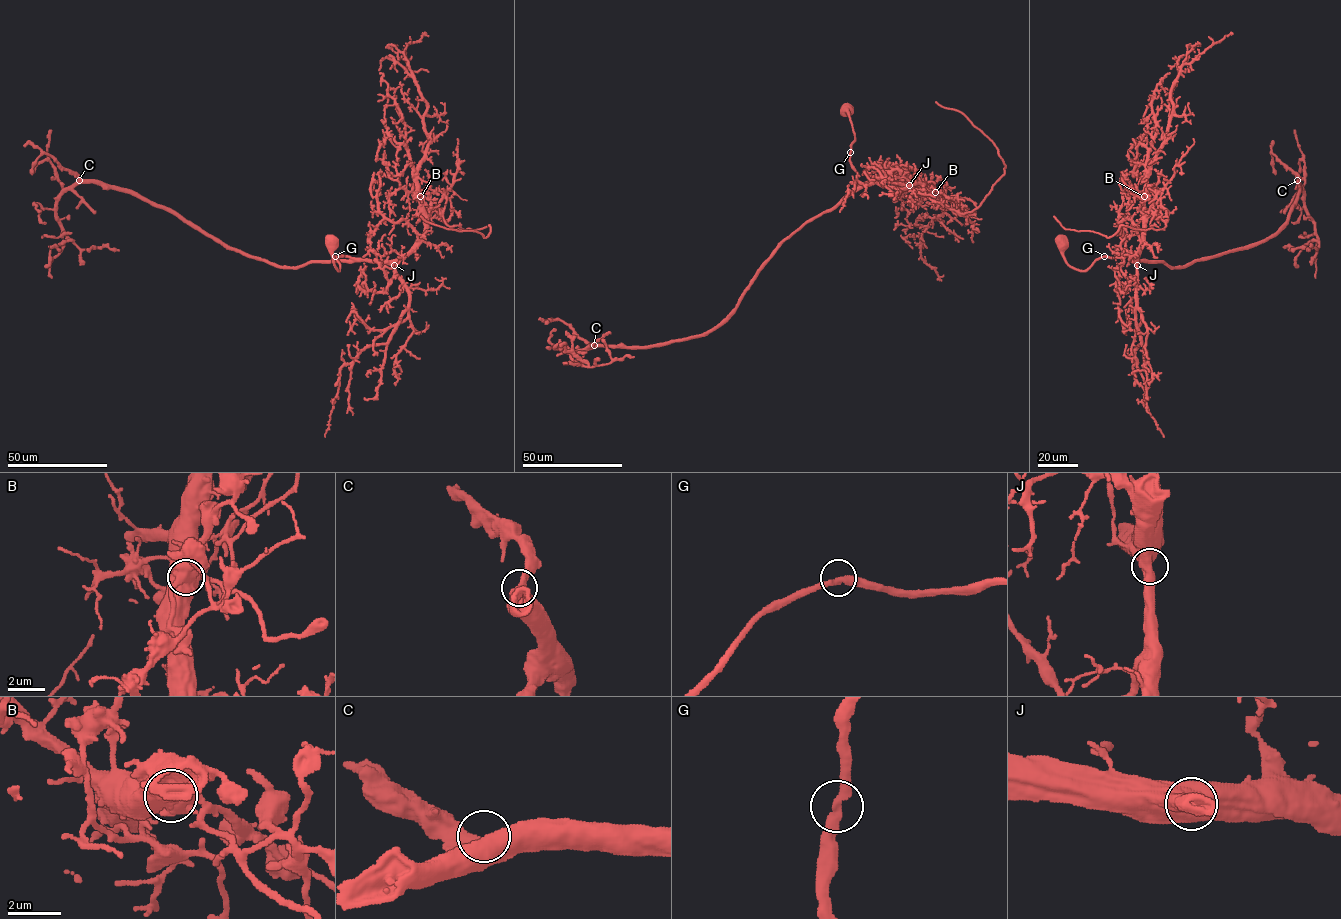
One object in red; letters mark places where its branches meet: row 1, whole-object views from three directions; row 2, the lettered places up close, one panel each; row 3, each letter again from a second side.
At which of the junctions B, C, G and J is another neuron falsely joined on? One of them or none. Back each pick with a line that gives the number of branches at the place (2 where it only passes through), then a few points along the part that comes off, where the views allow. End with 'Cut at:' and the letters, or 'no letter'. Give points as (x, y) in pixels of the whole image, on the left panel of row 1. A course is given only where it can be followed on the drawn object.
B: branches 2; course (420, 196), (435, 202), (444, 222), (455, 229), (490, 225), (490, 232), (484, 237), (448, 229), (420, 216)
Cut at: B

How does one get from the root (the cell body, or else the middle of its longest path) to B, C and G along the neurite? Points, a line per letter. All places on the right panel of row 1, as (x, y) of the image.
B: (1060, 242), (1064, 259), (1080, 270), (1086, 270), (1103, 256), (1136, 253), (1135, 261), (1144, 232), (1144, 196)
C: (1060, 242), (1080, 270), (1135, 253), (1183, 267), (1266, 241), (1287, 221), (1297, 180)
G: (1060, 242), (1064, 259), (1080, 270), (1086, 270), (1104, 256)

